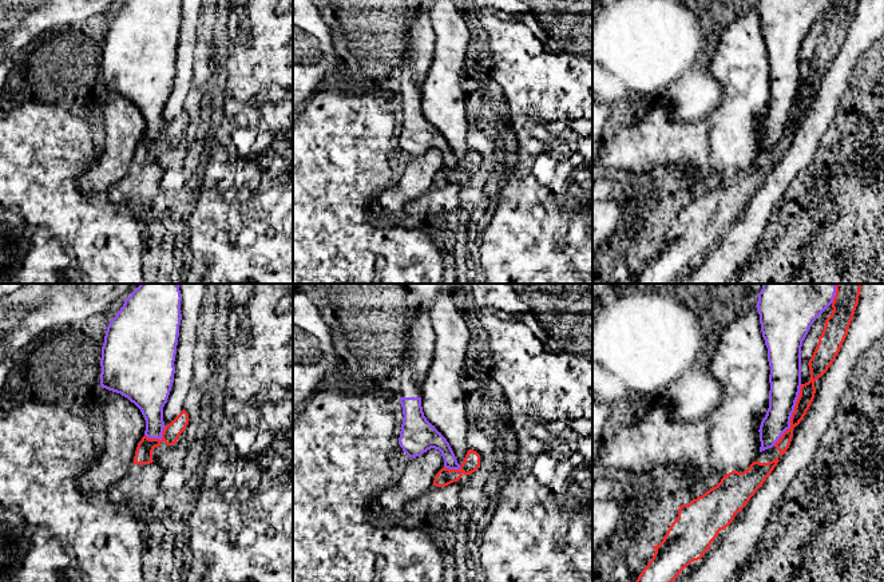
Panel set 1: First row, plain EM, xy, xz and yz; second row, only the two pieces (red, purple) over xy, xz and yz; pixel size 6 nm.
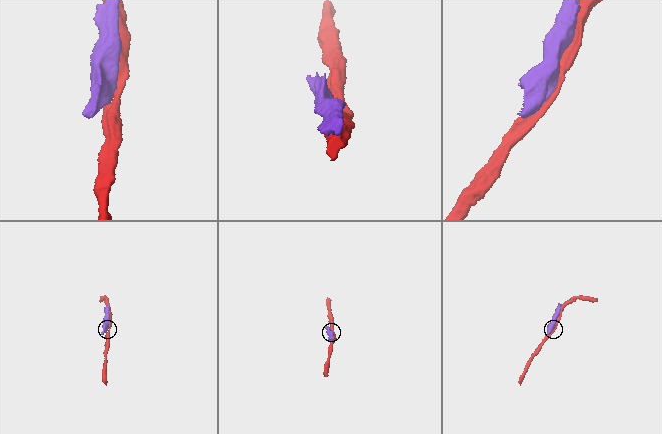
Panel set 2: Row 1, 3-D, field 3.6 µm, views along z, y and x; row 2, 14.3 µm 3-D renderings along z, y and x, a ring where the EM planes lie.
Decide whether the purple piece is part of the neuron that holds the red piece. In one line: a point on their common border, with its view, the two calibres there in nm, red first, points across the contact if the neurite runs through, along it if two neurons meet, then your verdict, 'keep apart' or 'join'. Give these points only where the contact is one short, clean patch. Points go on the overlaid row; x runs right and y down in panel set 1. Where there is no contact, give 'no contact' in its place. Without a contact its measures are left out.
contact yz (792, 415); calibres 100 and 190 nm; keep apart

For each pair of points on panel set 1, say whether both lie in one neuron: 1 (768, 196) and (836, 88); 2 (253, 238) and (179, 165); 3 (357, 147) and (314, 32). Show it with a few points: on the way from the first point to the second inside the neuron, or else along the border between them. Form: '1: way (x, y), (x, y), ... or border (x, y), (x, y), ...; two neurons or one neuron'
1: way (785, 169), (820, 115); one neuron
2: border (201, 190), (201, 196), (189, 220); two neurons
3: border (320, 87), (306, 101); two neurons

